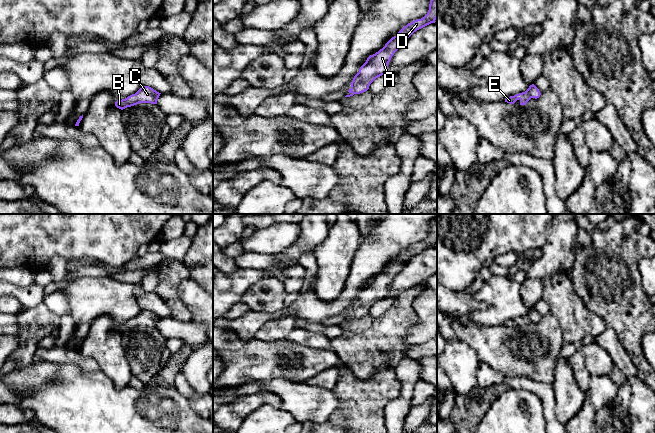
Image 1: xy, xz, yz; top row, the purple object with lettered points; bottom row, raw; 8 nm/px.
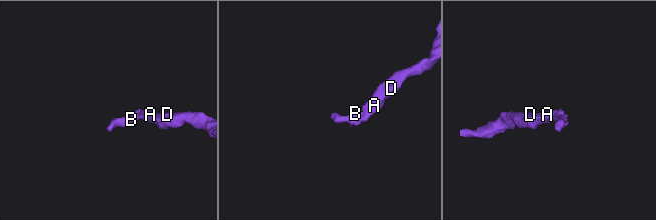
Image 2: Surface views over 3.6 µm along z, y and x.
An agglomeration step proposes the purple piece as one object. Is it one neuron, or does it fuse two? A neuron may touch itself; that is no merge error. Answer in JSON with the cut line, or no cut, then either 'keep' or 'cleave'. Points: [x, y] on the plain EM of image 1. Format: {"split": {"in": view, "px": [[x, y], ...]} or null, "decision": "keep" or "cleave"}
{"split": null, "decision": "keep"}

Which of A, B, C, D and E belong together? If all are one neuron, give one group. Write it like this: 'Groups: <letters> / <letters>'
Groups: A B C D E

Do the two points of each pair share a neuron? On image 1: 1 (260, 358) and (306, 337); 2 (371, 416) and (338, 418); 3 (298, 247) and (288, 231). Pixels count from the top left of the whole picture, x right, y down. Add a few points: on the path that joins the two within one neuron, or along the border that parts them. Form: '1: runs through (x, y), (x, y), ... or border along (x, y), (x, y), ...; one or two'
1: border along (285, 338), (305, 346), (318, 348); two
2: runs through (363, 416), (346, 418); one
3: border along (298, 224), (299, 237), (290, 246), (275, 255); two

